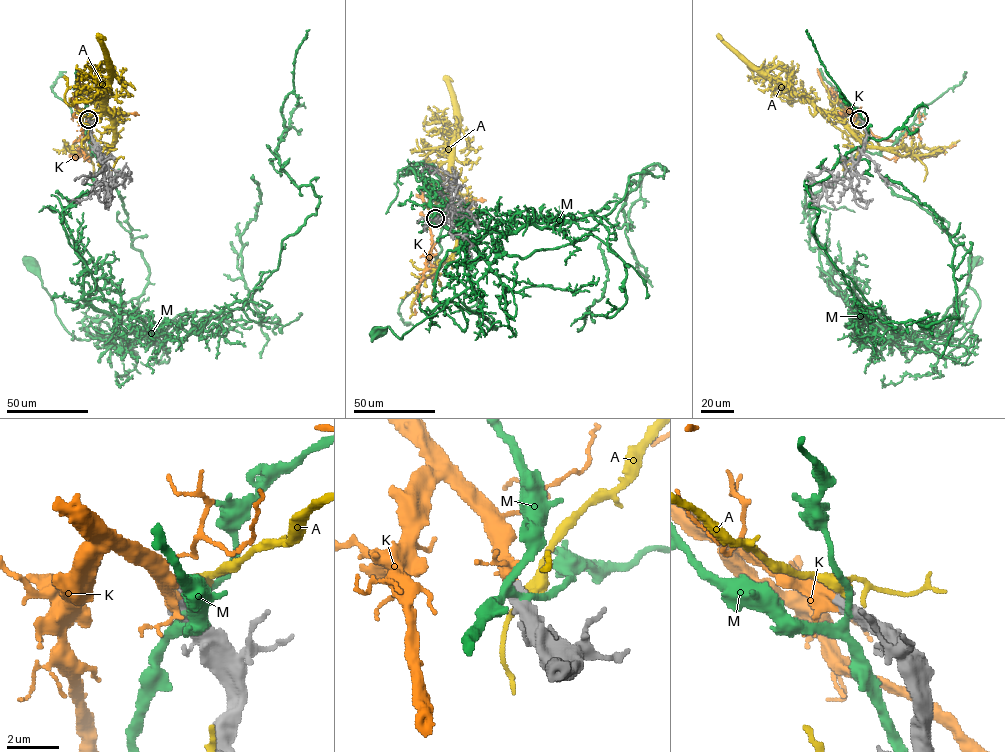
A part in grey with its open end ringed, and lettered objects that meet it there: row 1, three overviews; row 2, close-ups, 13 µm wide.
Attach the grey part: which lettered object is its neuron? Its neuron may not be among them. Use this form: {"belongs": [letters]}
{"belongs": ["K"]}

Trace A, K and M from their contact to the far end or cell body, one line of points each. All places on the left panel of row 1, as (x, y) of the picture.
A: (88, 119), (100, 111), (111, 119), (113, 141), (109, 148), (71, 149), (64, 147), (62, 140)
K: (88, 119), (83, 116), (81, 120), (85, 139), (76, 157), (67, 150), (68, 145)
M: (88, 119), (100, 171), (60, 219), (86, 262), (83, 298), (142, 338), (122, 350), (77, 339), (32, 263)

